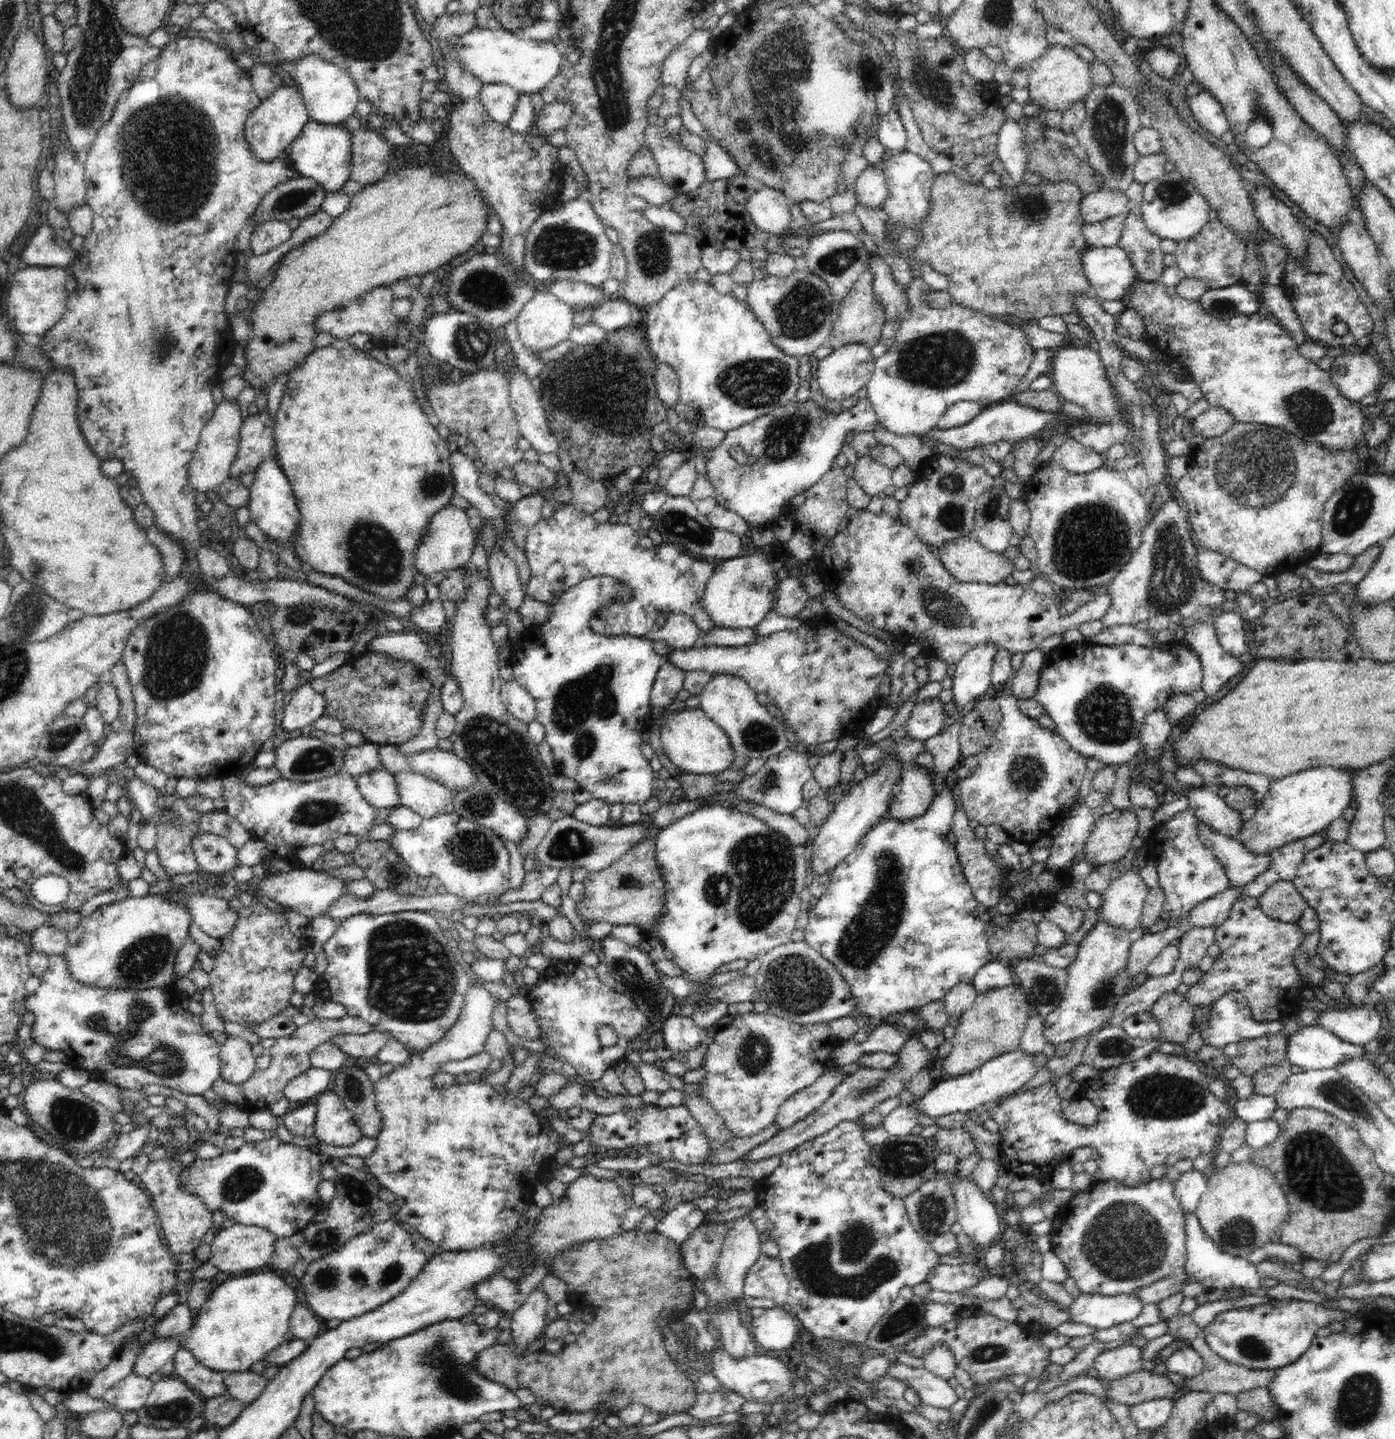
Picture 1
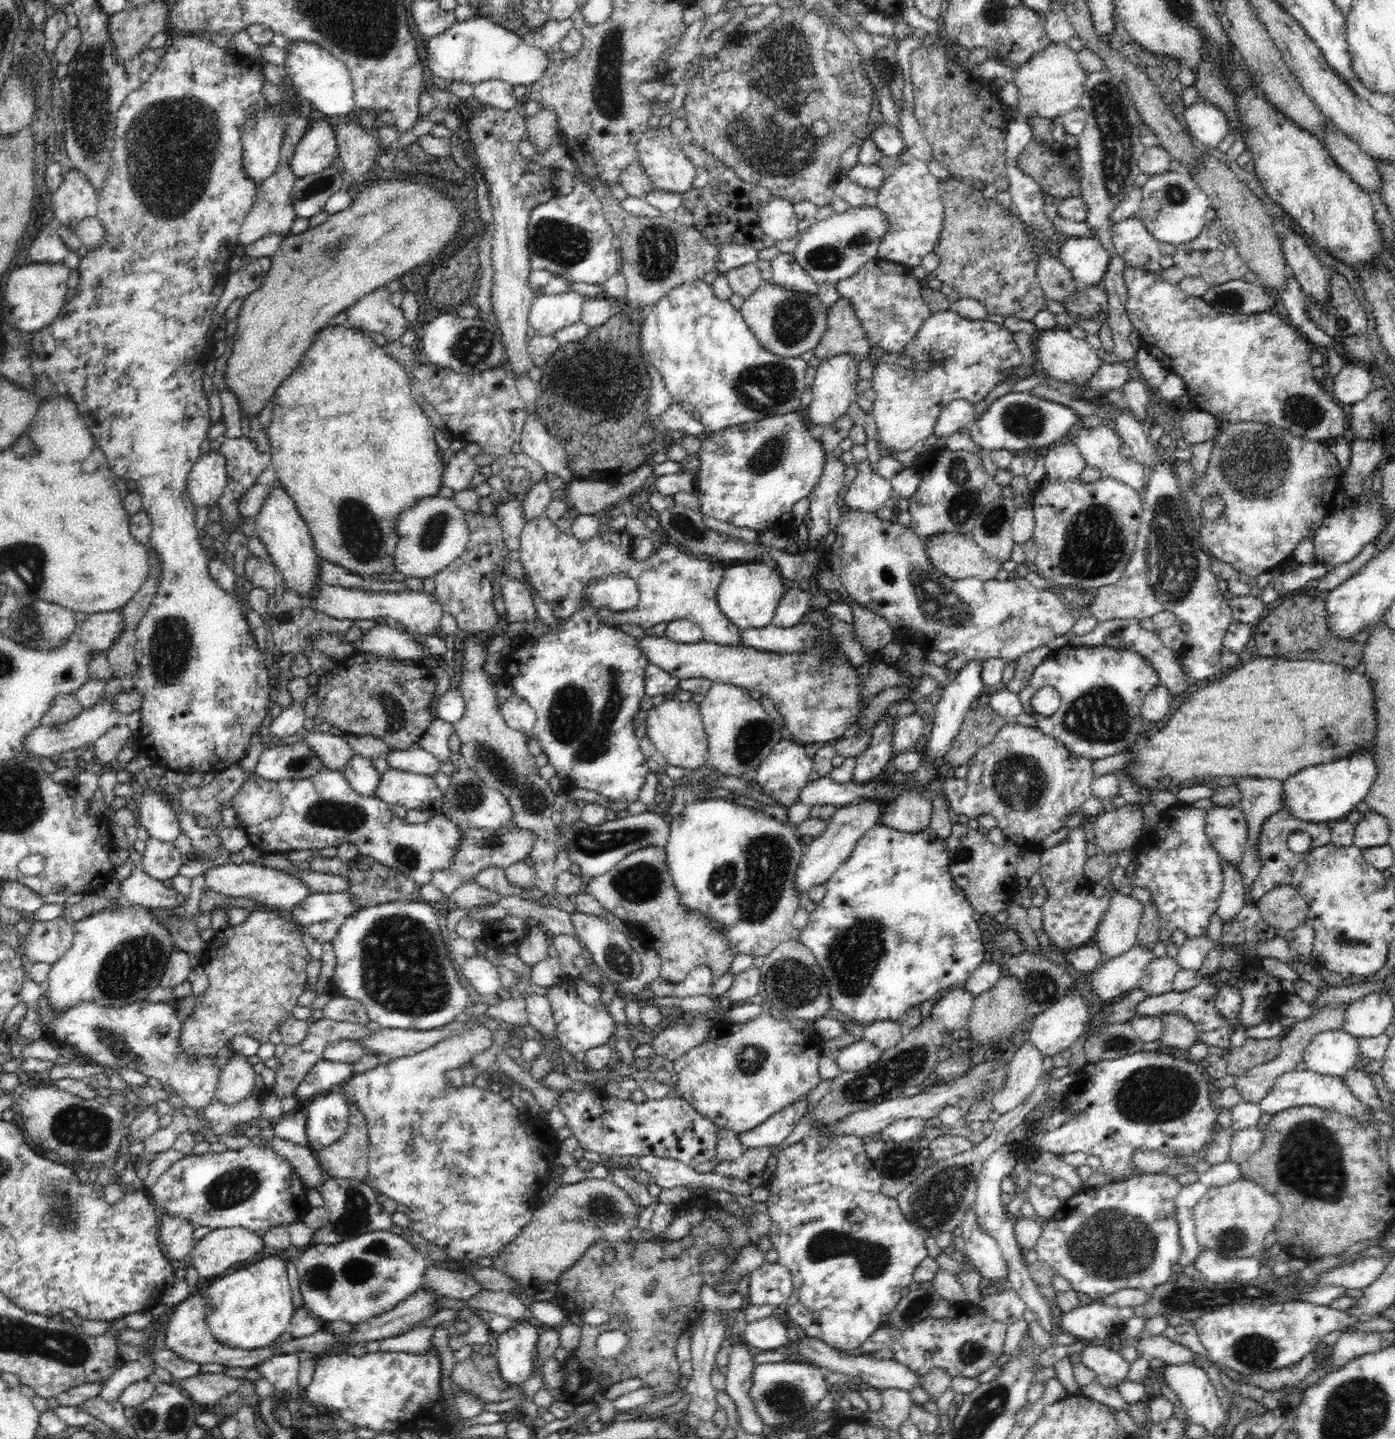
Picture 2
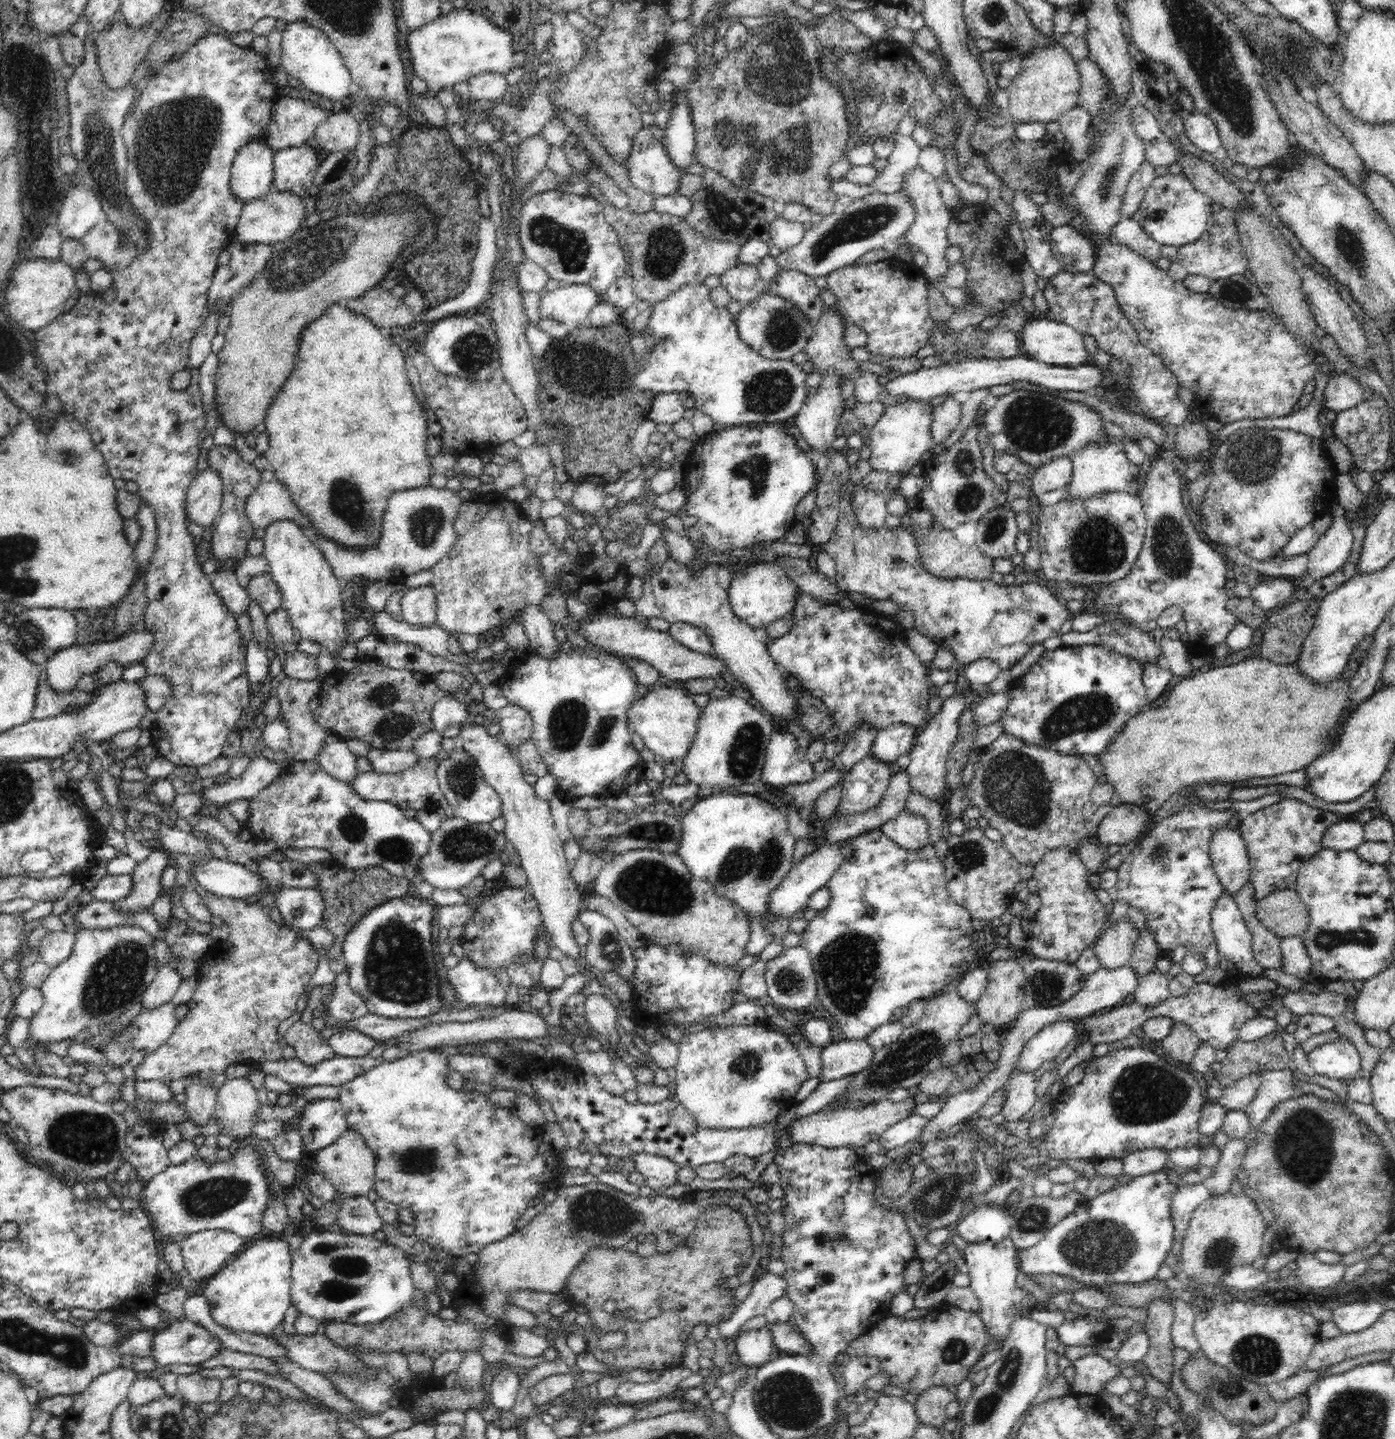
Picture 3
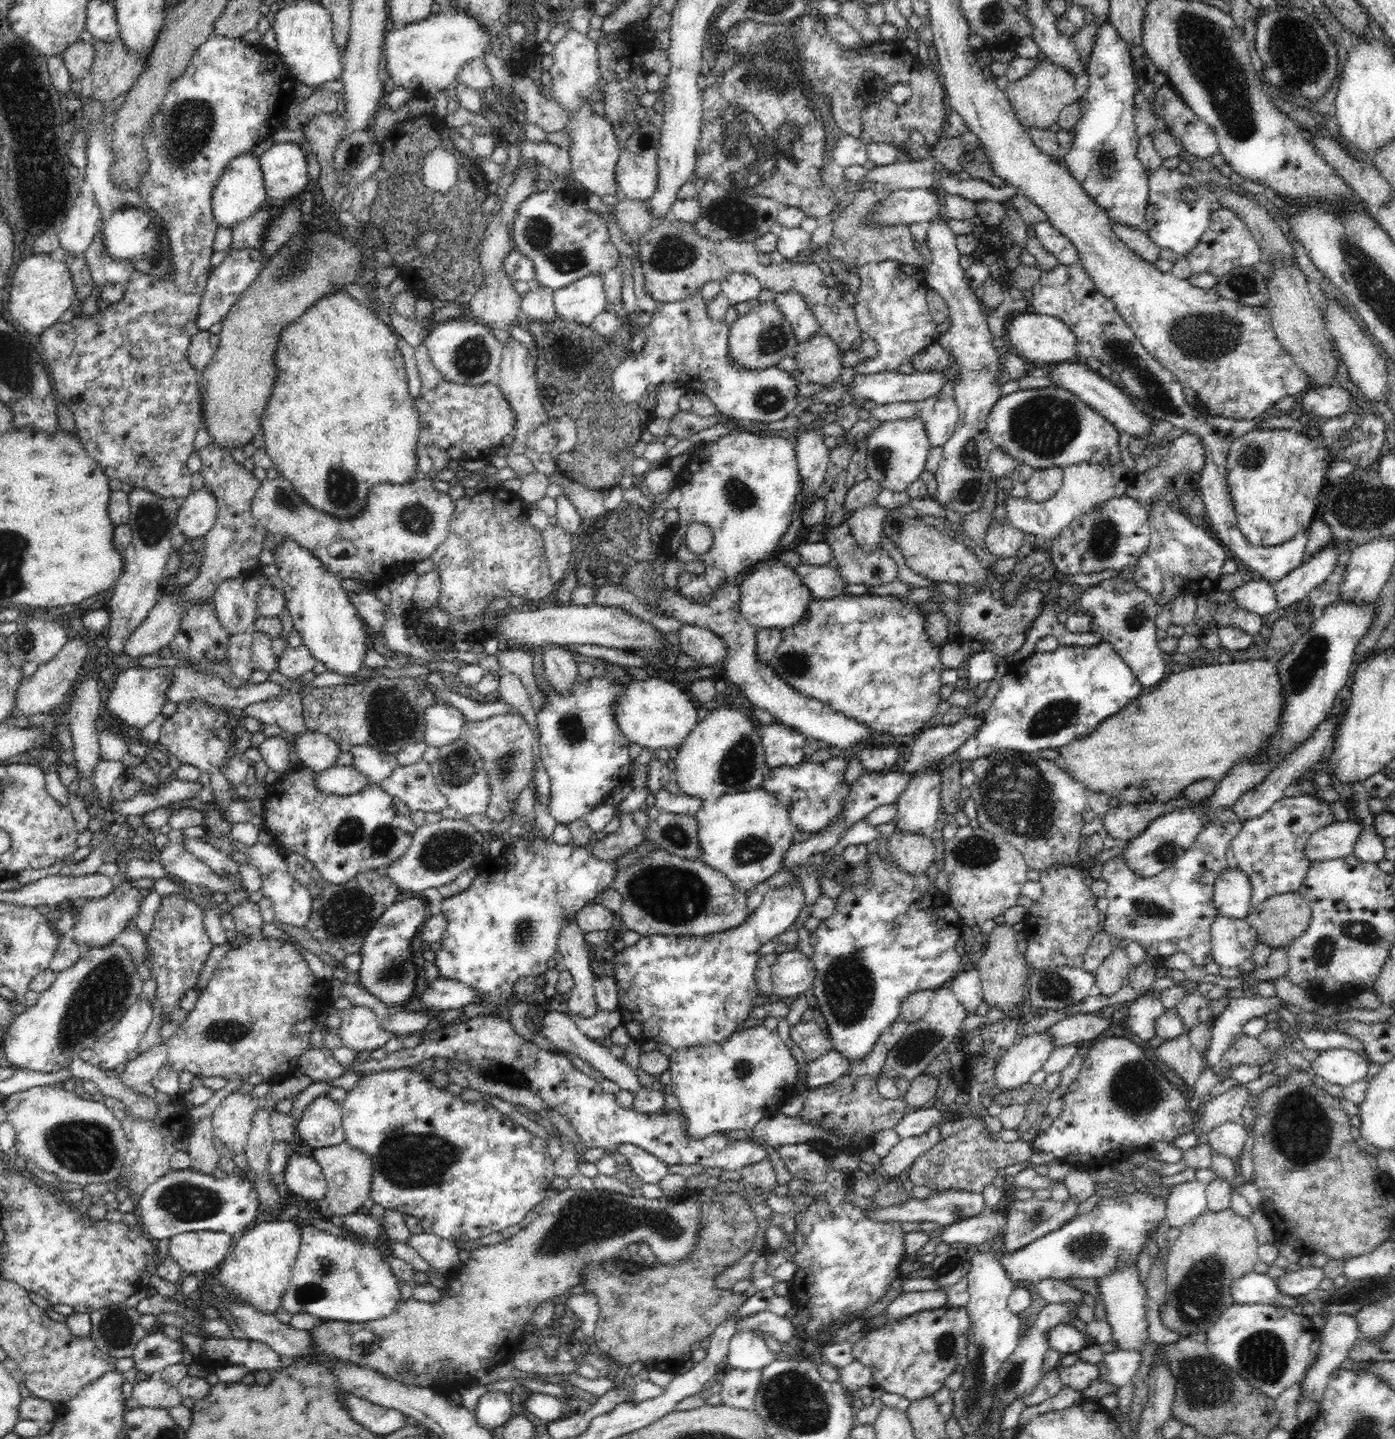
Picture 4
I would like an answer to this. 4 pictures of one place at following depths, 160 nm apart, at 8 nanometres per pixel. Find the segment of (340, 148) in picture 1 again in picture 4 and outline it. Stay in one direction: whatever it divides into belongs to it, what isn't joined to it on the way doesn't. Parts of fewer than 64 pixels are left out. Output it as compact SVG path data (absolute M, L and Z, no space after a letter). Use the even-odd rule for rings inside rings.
M290 141L274 142L269 150L259 156L260 170L270 204L285 203L303 194L310 179L307 169L307 162L310 159L312 159L312 156L304 145Z

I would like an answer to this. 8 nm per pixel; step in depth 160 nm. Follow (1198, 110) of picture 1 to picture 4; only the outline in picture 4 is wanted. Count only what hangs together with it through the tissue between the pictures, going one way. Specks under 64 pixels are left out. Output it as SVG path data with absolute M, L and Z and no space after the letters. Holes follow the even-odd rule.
M1198 118L1192 123L1187 123L1180 144L1185 152L1193 154L1196 158L1208 158L1219 152L1215 132Z

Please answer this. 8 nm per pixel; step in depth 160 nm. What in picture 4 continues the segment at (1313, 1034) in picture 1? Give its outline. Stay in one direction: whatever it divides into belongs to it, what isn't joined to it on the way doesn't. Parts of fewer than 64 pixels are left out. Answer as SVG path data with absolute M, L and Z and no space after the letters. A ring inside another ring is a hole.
M1347 1048L1322 1050L1310 1064L1313 1074L1342 1087L1360 1082L1368 1074L1369 1066L1365 1057Z

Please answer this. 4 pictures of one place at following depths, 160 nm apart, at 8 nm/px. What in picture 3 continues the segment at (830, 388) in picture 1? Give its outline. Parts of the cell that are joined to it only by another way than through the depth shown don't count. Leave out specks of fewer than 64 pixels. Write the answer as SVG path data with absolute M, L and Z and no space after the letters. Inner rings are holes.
M837 374L822 375L817 393L808 395L802 409L796 414L796 426L802 438L816 454L827 454L837 438L840 416L846 410L841 395L842 379L844 377Z

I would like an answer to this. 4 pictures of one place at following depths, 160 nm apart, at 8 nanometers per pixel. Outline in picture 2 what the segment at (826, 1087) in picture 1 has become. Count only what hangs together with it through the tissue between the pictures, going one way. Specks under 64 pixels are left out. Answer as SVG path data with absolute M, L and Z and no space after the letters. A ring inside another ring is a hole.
M800 1098L776 1114L769 1116L756 1128L737 1133L740 1142L748 1148L776 1147L792 1132L796 1123L802 1118L808 1108L805 1098Z

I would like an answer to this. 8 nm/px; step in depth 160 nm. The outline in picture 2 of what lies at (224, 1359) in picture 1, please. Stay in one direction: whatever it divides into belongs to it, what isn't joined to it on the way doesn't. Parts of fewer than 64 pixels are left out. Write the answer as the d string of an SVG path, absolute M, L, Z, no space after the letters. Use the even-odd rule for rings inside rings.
M274 1253L214 1280L204 1298L206 1323L212 1335L220 1343L232 1348L252 1350L268 1346L289 1330L294 1305L288 1282L286 1260Z

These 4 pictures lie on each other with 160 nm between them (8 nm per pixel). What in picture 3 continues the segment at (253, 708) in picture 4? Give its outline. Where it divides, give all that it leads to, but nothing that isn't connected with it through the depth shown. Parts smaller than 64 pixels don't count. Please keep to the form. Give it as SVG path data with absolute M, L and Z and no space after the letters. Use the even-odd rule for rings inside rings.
M282 676L277 680L276 696L279 698L281 718L289 730L289 752L294 754L296 761L315 760L315 756L323 747L324 737L328 732L324 730L313 717L313 712L308 707L308 702L312 700L314 694L319 694L321 688L321 679L319 680L295 680Z

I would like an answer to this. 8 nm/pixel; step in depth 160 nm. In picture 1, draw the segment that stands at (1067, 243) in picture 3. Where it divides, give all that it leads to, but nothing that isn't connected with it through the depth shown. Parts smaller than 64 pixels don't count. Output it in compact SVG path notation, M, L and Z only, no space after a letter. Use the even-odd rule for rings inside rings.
M1118 245L1112 248L1088 247L1081 254L1080 264L1094 294L1104 300L1127 300L1138 278L1127 252Z

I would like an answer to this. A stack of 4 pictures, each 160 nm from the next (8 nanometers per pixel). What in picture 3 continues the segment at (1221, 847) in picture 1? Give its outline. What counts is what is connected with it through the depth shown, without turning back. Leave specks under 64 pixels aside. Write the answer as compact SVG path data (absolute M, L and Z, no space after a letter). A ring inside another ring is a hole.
M1223 892L1212 910L1211 922L1220 959L1230 959L1236 971L1240 970L1248 976L1261 976L1264 969L1254 959L1253 937L1235 897Z

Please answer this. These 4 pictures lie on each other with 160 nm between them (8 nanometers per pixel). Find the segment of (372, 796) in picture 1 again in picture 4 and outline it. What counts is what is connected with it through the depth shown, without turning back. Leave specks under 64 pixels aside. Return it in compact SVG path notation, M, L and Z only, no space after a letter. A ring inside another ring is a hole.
M310 730L294 735L294 748L301 765L310 766L316 773L335 767L341 750L329 736Z

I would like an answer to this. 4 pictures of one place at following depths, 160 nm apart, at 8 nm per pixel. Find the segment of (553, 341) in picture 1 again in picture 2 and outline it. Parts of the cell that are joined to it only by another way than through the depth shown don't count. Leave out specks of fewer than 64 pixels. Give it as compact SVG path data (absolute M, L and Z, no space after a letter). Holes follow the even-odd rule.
M575 291L534 296L528 312L528 327L534 328L536 335L554 336L557 330L581 320L585 299L586 296Z

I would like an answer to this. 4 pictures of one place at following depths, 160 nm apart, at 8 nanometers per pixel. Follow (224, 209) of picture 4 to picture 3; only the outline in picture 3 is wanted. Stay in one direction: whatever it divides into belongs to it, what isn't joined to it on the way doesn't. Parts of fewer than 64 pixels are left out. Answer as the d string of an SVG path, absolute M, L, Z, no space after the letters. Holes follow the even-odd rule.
M254 138L234 157L230 186L240 203L265 198L273 186L273 152L265 138Z

